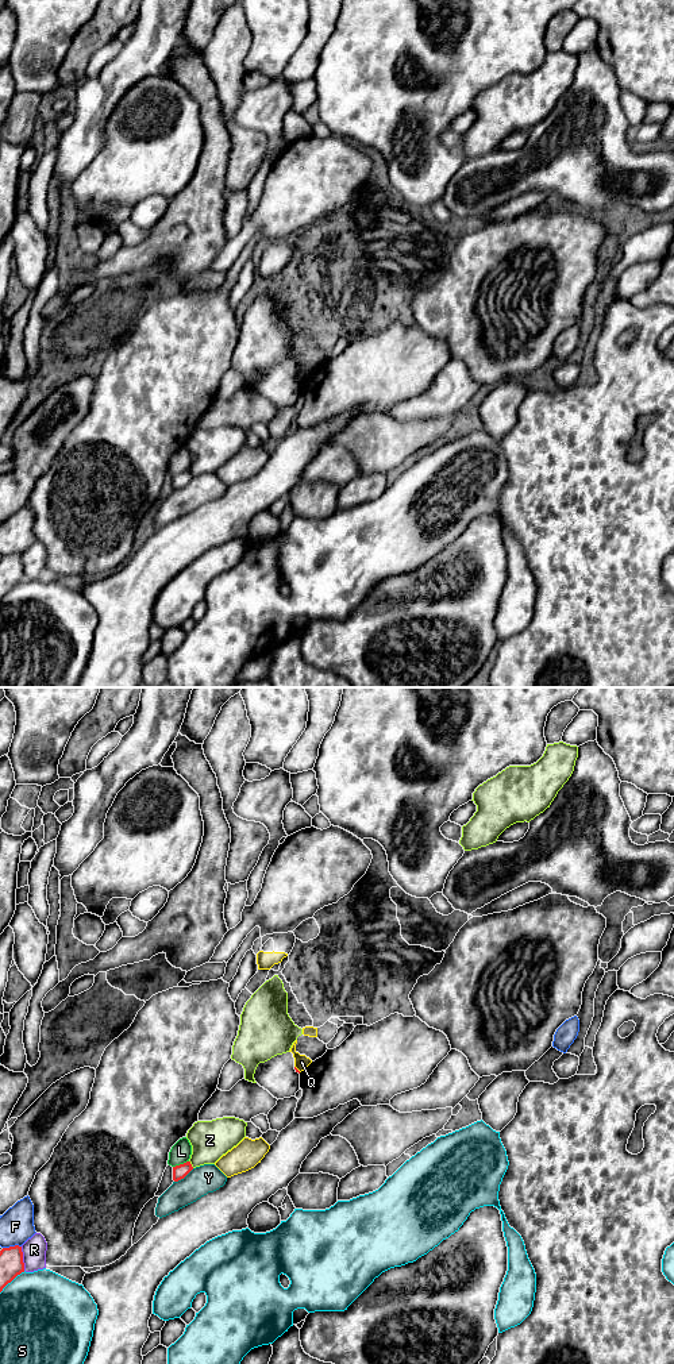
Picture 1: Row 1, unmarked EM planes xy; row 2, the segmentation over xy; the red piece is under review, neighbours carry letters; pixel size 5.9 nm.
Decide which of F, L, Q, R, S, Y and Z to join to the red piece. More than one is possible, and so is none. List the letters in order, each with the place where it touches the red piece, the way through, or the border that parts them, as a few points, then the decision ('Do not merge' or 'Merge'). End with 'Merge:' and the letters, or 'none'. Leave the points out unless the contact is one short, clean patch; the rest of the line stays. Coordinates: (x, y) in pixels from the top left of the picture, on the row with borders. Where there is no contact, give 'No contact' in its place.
F: Touches red at xy (11, 1247). Do not merge
L: Touches red at xy (180, 1164). Do not merge
Q: Touches red at xy (296, 1068). Boundary: xy (295, 1066), (300, 1071). Do not merge
R: Touches red at xy (22, 1259). Do not merge
S: Touches red at xy (11, 1280). Do not merge
Y: Touches red at xy (184, 1176). Do not merge
Z: Touches red at xy (191, 1164). Do not merge
Merge: none

